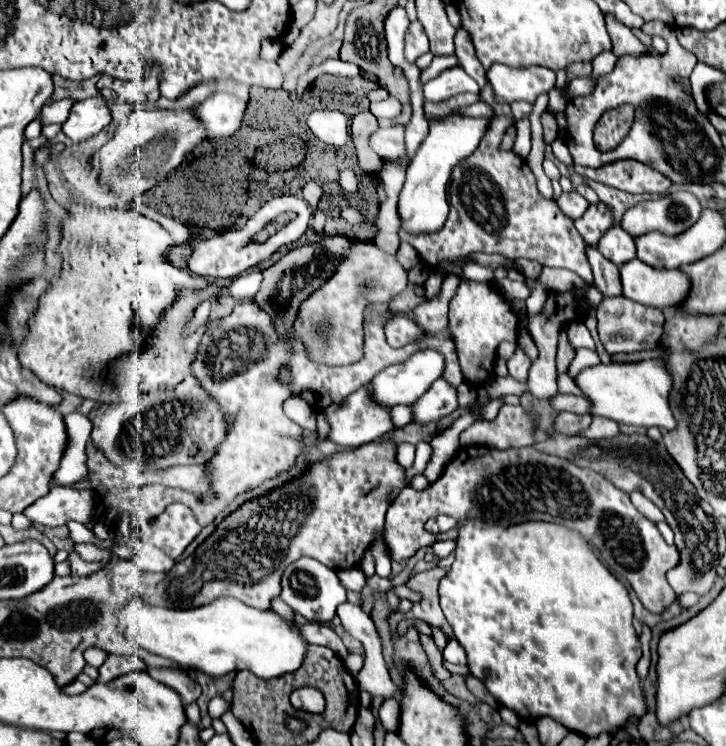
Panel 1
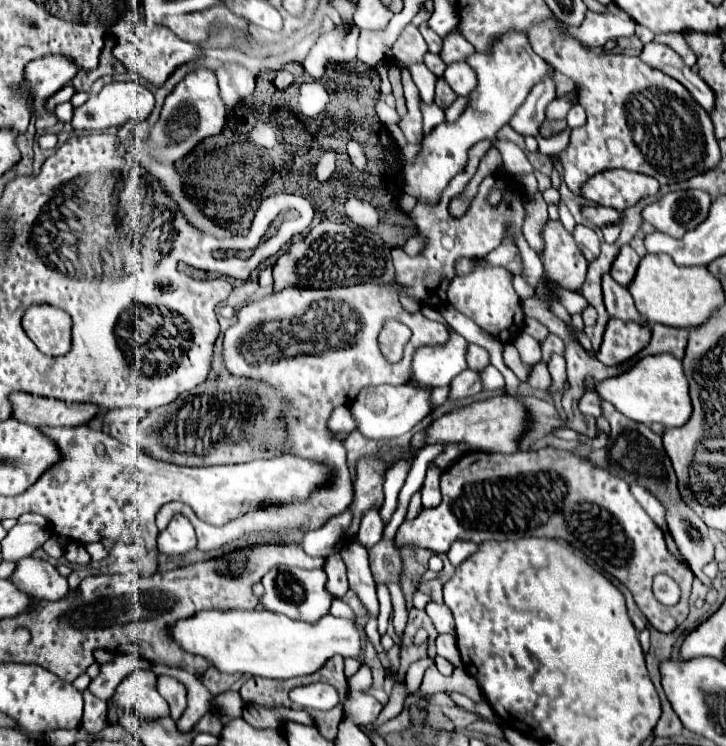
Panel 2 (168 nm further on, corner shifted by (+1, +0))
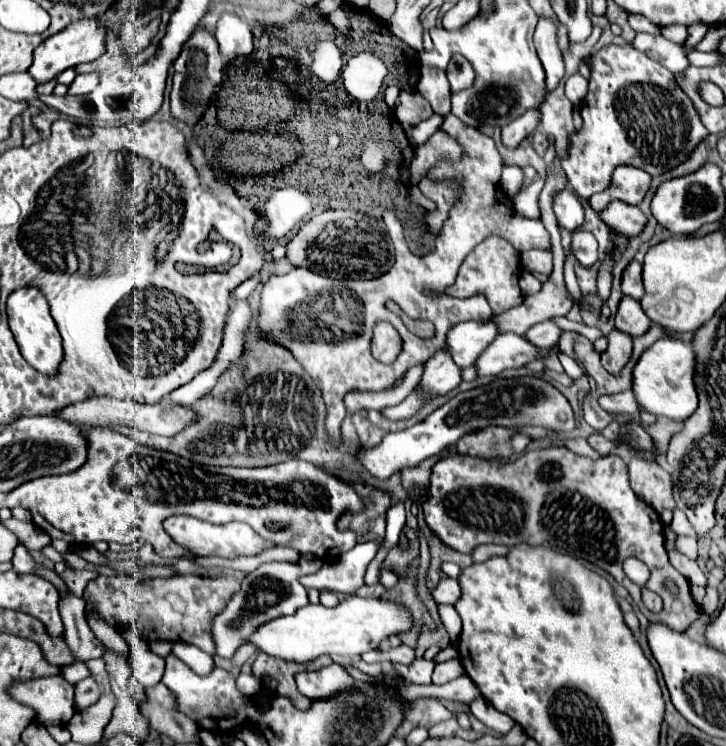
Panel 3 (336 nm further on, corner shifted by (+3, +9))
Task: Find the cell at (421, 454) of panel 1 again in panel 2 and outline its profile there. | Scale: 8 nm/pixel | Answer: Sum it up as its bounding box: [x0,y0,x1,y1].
[357,509,383,549]

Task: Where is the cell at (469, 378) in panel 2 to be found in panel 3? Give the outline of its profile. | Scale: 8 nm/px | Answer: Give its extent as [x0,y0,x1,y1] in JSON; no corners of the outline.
[475,332,547,378]

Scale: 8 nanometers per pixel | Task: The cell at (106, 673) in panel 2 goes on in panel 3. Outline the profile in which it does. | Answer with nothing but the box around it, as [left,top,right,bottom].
[75,678,101,710]

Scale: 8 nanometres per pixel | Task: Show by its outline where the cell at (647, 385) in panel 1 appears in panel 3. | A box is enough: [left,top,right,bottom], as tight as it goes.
[633,338,697,420]

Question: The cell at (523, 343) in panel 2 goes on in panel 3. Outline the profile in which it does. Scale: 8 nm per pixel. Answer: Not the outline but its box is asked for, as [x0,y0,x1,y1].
[523,320,561,348]

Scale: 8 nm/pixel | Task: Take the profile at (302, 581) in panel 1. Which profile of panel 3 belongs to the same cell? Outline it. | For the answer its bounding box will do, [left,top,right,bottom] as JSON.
[213,554,321,658]

